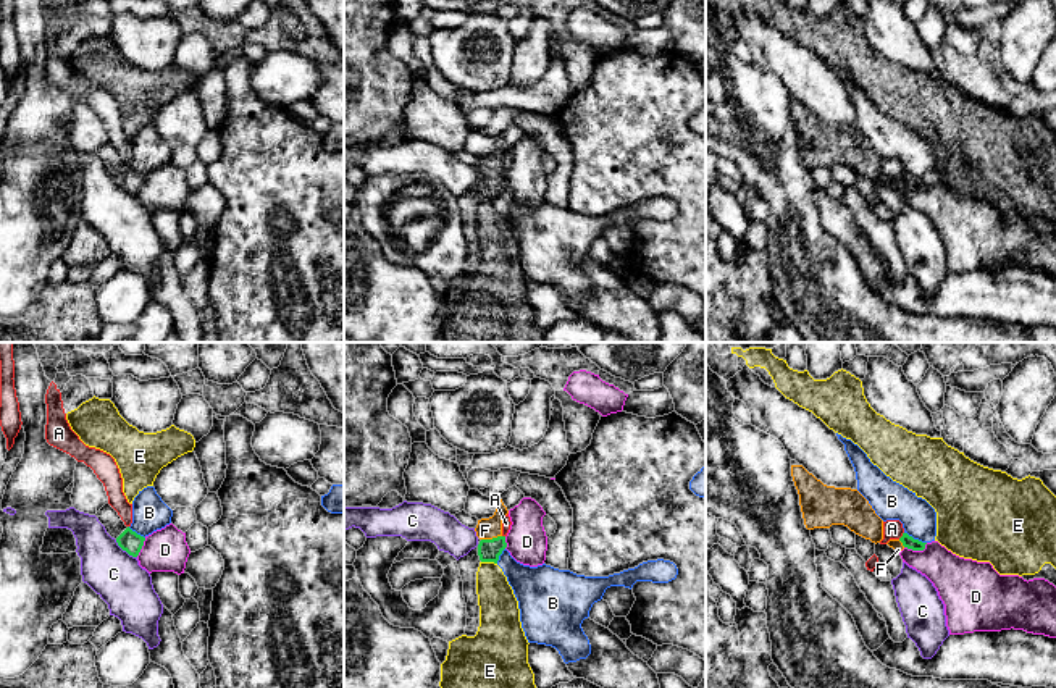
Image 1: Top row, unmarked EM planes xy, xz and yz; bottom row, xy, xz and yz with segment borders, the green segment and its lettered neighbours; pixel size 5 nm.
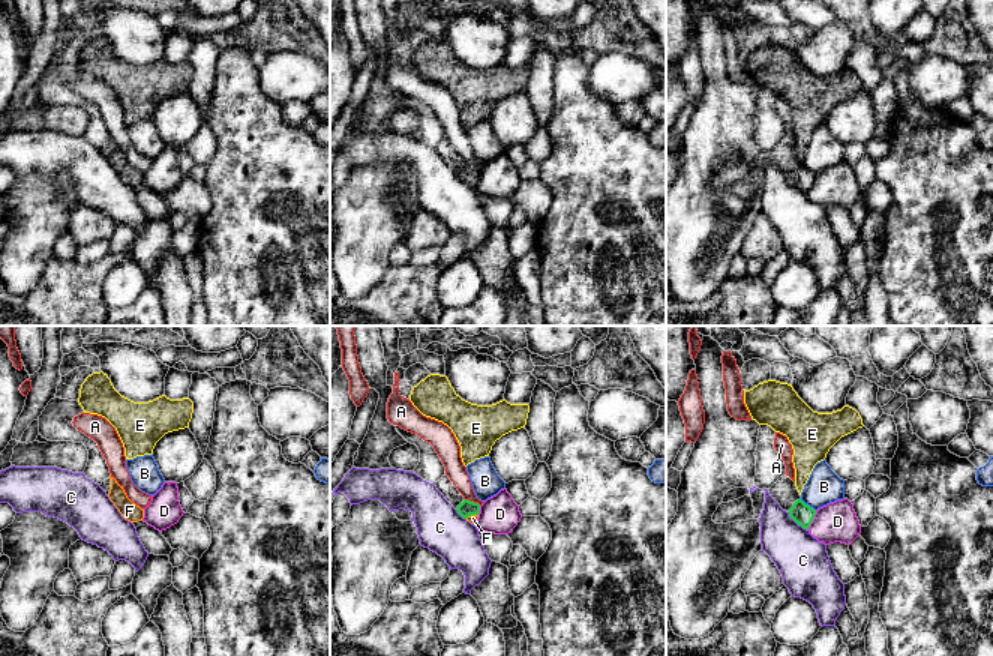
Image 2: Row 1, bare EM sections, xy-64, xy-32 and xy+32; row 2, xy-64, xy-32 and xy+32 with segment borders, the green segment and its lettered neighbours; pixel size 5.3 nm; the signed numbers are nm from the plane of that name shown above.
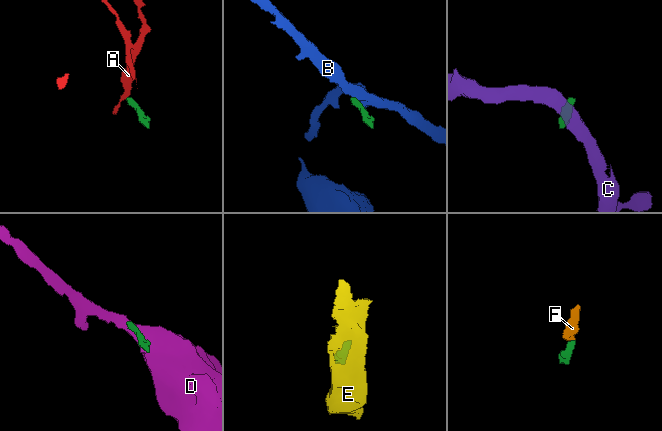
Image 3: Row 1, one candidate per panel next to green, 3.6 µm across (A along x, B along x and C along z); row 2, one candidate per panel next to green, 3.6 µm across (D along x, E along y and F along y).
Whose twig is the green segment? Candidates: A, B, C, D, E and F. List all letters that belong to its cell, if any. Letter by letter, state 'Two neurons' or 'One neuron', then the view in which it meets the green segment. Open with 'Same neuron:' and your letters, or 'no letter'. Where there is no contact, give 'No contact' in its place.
Same neuron: F
A: Two neurons. Touches green in yz
B: Two neurons. Touches green in yz
C: Two neurons. Touches green in xy
D: Two neurons. Touches green in yz
E: Two neurons. Touches green in xz
F: One neuron. Touches green in xz

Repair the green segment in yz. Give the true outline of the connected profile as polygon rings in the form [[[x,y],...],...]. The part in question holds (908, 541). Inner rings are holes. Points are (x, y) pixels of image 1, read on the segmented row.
[[[903,533],[899,539],[890,539],[886,544],[893,547],[896,552],[901,552],[904,547],[912,551],[924,551],[927,543],[922,543],[919,539],[914,539],[907,533]]]

